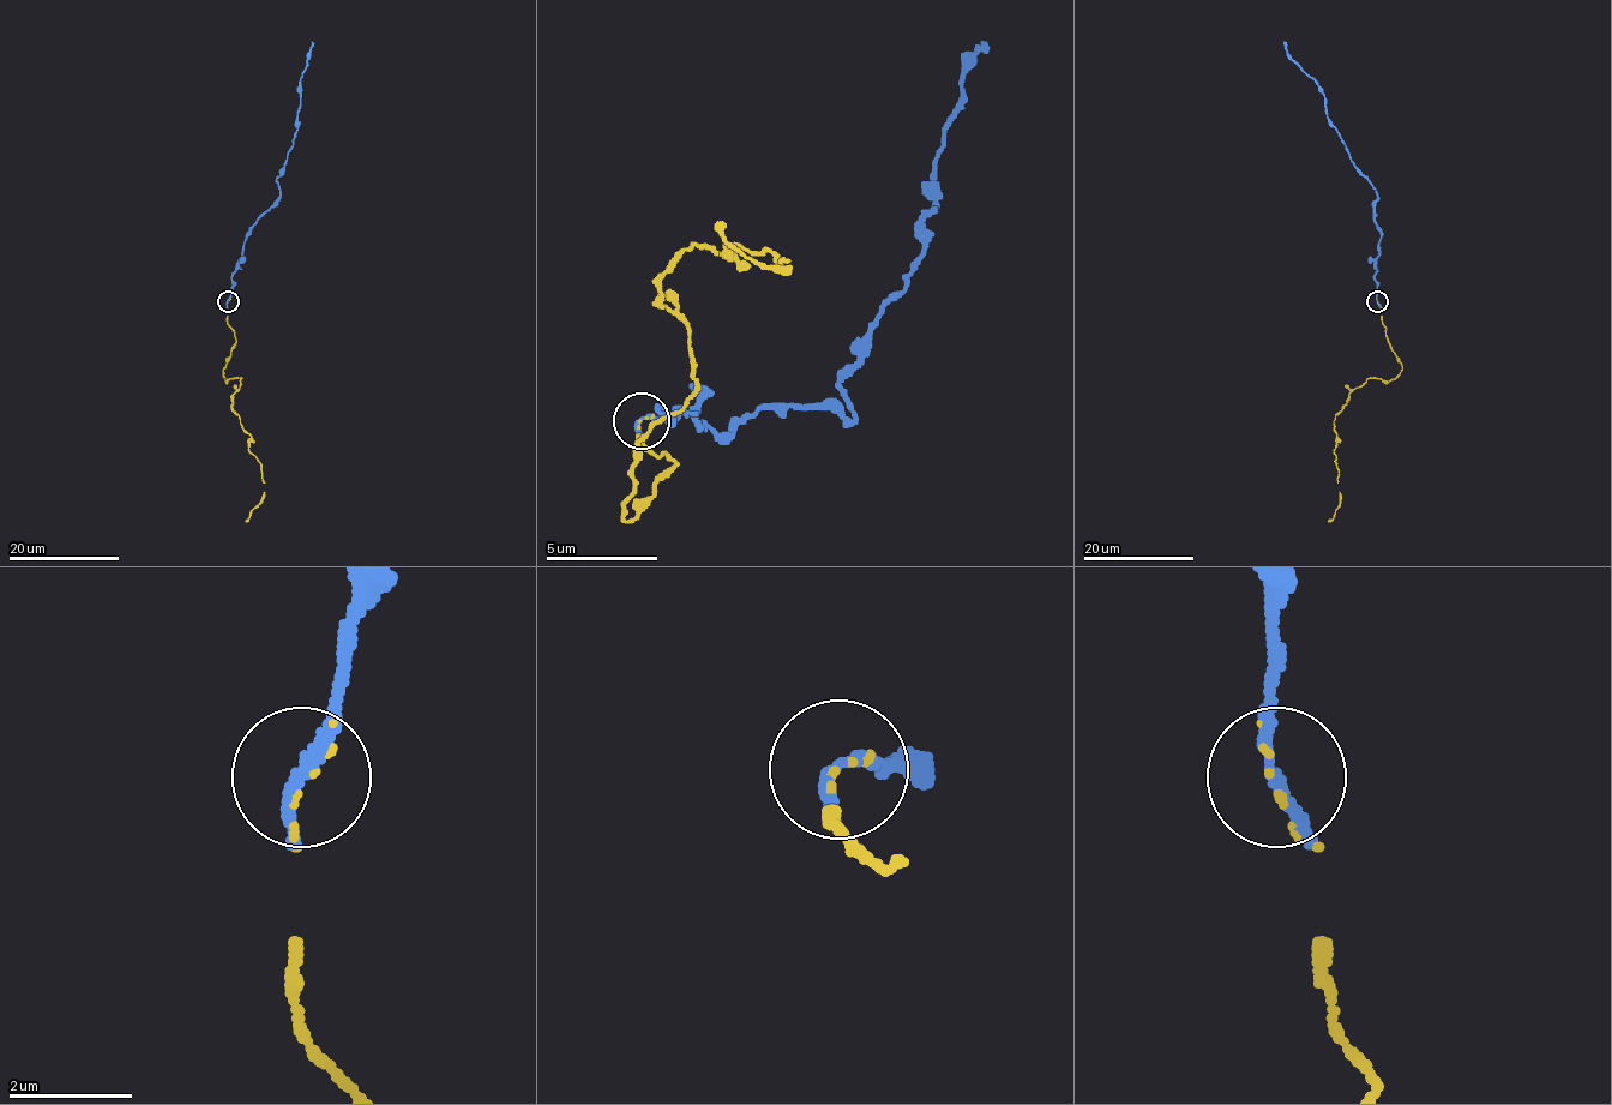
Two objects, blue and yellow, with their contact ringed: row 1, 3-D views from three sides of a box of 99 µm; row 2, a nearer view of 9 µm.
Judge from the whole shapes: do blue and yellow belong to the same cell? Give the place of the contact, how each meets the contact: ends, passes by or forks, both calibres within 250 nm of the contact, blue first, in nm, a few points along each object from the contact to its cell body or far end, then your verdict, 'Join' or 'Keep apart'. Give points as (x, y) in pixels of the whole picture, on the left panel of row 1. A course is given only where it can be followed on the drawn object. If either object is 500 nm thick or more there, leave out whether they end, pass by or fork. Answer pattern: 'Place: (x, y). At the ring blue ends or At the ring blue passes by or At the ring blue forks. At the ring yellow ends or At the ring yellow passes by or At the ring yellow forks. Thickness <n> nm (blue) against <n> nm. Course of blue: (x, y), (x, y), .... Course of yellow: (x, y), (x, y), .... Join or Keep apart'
Place: (228, 301). At the ring blue passes by. At the ring yellow ends. Thickness 190 nm (blue) against 70 nm. Course of blue: (228, 300), (246, 233), (274, 205), (280, 193), (276, 179), (298, 128), (300, 77), (311, 41). Course of yellow: (228, 300), (236, 343), (226, 378), (240, 378), (232, 409), (250, 436), (264, 492), (246, 521). Join

